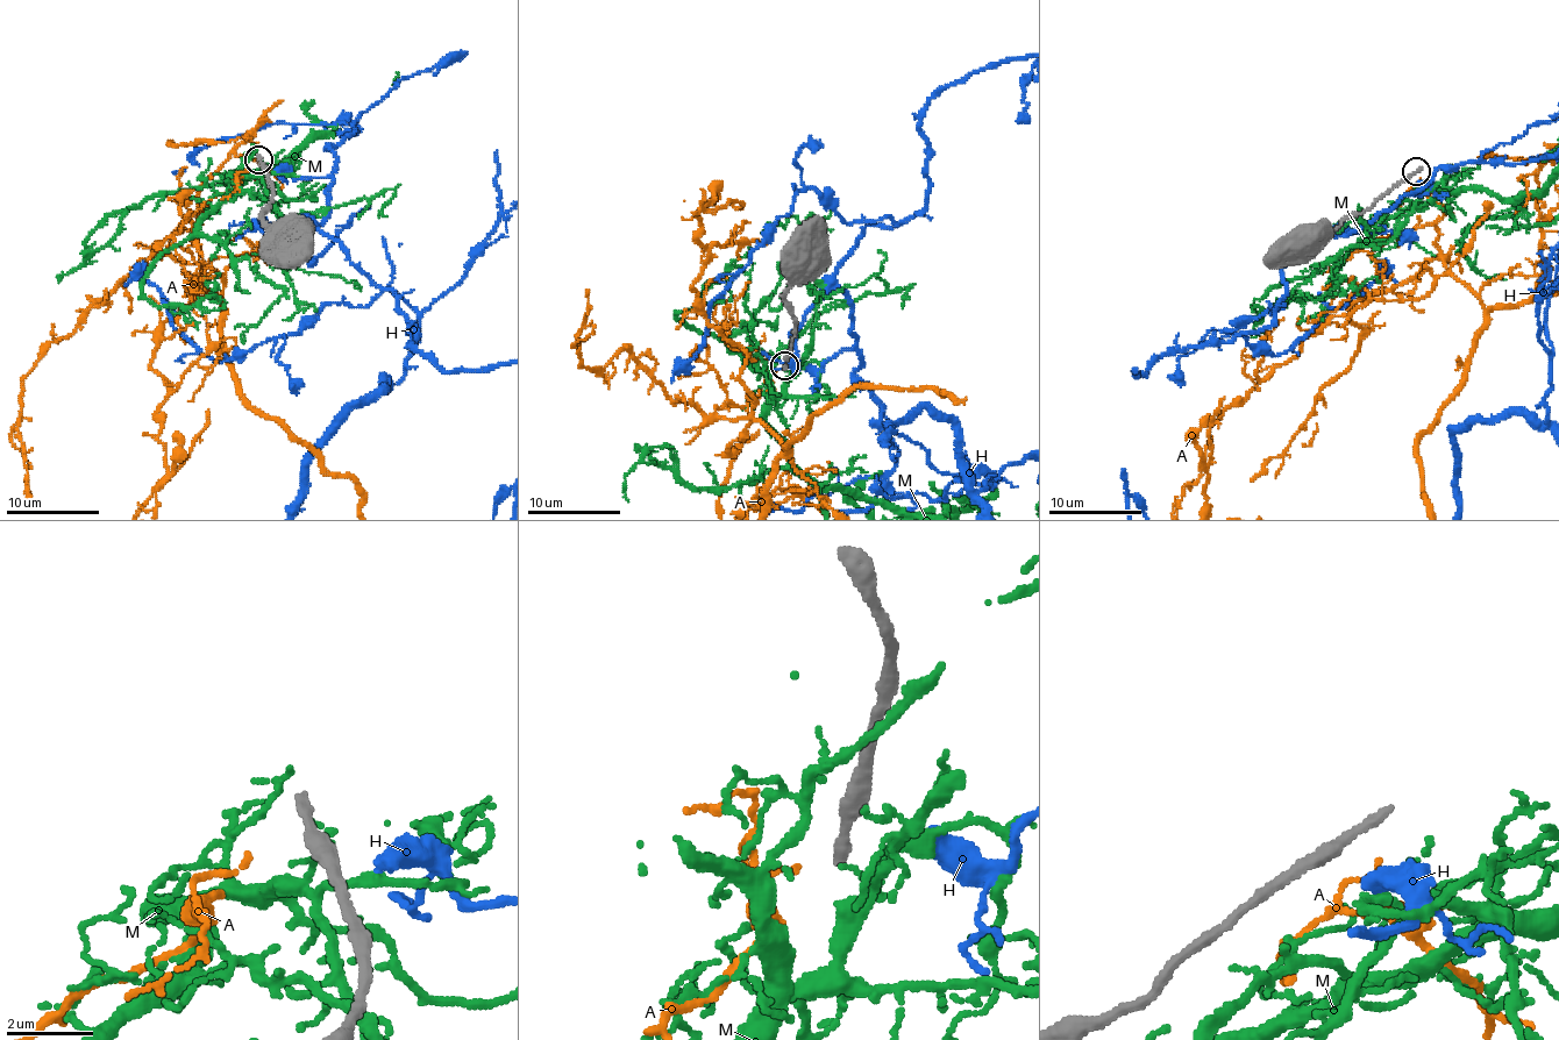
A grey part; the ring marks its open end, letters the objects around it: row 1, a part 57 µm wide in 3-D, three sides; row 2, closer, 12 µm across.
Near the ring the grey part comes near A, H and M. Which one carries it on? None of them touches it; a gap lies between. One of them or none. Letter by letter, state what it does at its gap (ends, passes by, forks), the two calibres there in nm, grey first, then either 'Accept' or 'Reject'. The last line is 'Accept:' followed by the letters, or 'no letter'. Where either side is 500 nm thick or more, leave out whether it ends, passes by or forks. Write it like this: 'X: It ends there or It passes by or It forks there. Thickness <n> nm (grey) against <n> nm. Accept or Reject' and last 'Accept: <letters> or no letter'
A: It ends there. Thickness 320 nm (grey) against 130 nm. Accept
H: Thickness 320 nm (grey) against 500 nm. Reject
M: It passes by. Thickness 320 nm (grey) against 110 nm. Reject
Accept: A

